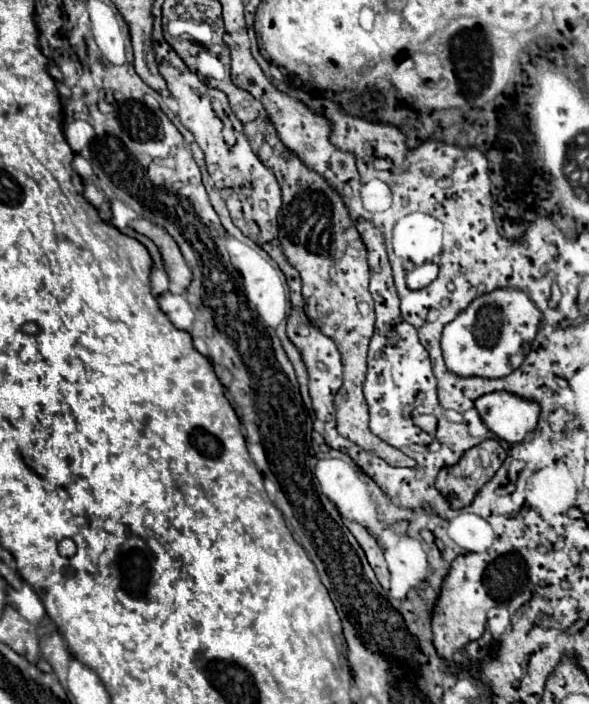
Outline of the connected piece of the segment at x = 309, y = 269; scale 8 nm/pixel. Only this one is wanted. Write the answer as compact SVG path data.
M230 78L224 80L206 80L208 86L222 90L232 106L232 112L244 126L244 134L250 140L250 146L260 154L262 146L270 146L272 154L264 164L274 172L282 188L282 210L278 216L278 238L284 250L286 260L300 272L302 278L302 296L306 302L310 322L320 328L320 332L332 338L342 354L344 364L344 392L346 400L336 408L336 430L340 436L358 444L366 452L374 452L378 458L390 466L414 466L414 460L402 454L400 450L388 446L368 428L368 406L362 396L362 384L366 380L366 352L368 342L374 332L374 300L368 292L368 262L366 246L360 240L348 208L336 194L336 190L316 172L308 170L300 158L286 150L280 142L274 126L270 124L264 106L252 98L246 90L240 90L232 84Z

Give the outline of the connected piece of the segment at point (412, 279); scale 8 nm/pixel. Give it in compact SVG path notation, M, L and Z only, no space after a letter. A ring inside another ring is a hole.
M428 262L428 264L424 264L424 266L414 268L414 270L408 274L406 286L408 286L410 290L422 290L422 288L426 288L430 282L434 282L436 276L438 276L438 266L432 264L432 262Z

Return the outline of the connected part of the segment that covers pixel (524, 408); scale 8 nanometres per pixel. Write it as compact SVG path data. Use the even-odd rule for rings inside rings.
M508 392L484 394L474 404L488 430L510 444L522 442L536 428L540 416L536 402L516 398Z

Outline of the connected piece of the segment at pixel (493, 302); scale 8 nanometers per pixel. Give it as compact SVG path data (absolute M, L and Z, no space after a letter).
M504 288L478 296L468 310L460 312L450 324L444 326L440 346L448 370L458 376L508 376L524 362L530 344L536 338L540 318L540 310L520 290Z

